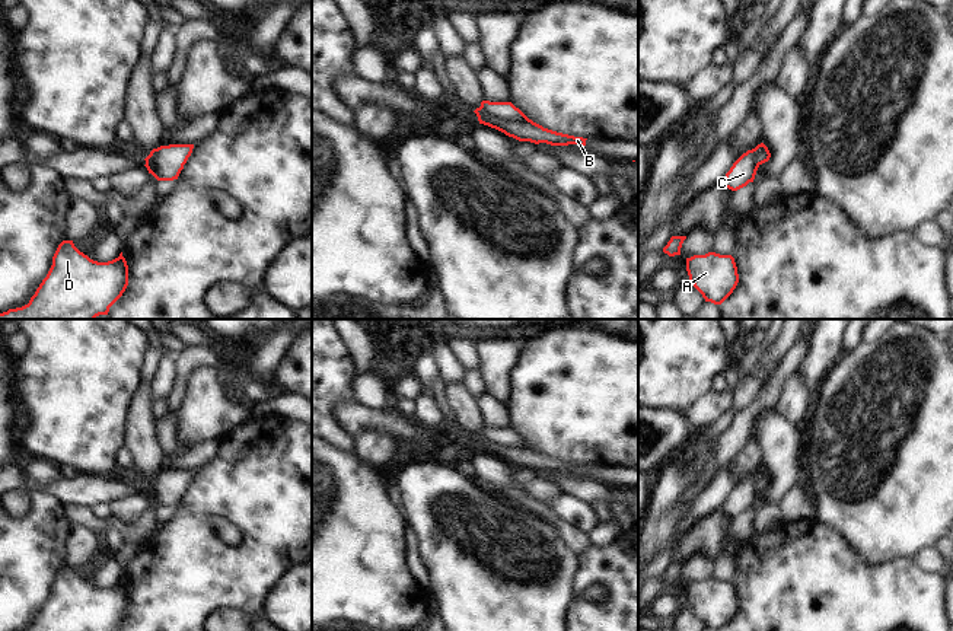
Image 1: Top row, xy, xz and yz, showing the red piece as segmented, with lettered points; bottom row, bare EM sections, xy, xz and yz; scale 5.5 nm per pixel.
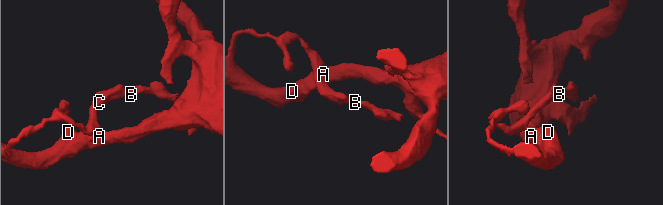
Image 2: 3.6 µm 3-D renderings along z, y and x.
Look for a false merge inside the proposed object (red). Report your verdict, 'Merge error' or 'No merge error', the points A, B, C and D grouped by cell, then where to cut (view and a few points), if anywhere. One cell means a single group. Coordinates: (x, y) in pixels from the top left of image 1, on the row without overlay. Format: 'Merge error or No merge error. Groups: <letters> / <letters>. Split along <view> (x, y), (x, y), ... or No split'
Merge error. Groups: A C D / B. Split along xz (480, 433), (497, 445), (519, 446), (541, 453).

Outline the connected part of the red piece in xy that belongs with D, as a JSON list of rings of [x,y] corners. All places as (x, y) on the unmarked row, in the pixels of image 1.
[[[63,567],[52,592],[28,631],[114,631],[128,612],[128,592],[122,579],[108,589],[98,589],[80,579],[73,567]]]

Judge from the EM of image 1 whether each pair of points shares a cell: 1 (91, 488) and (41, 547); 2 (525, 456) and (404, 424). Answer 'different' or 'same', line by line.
1: different
2: same

